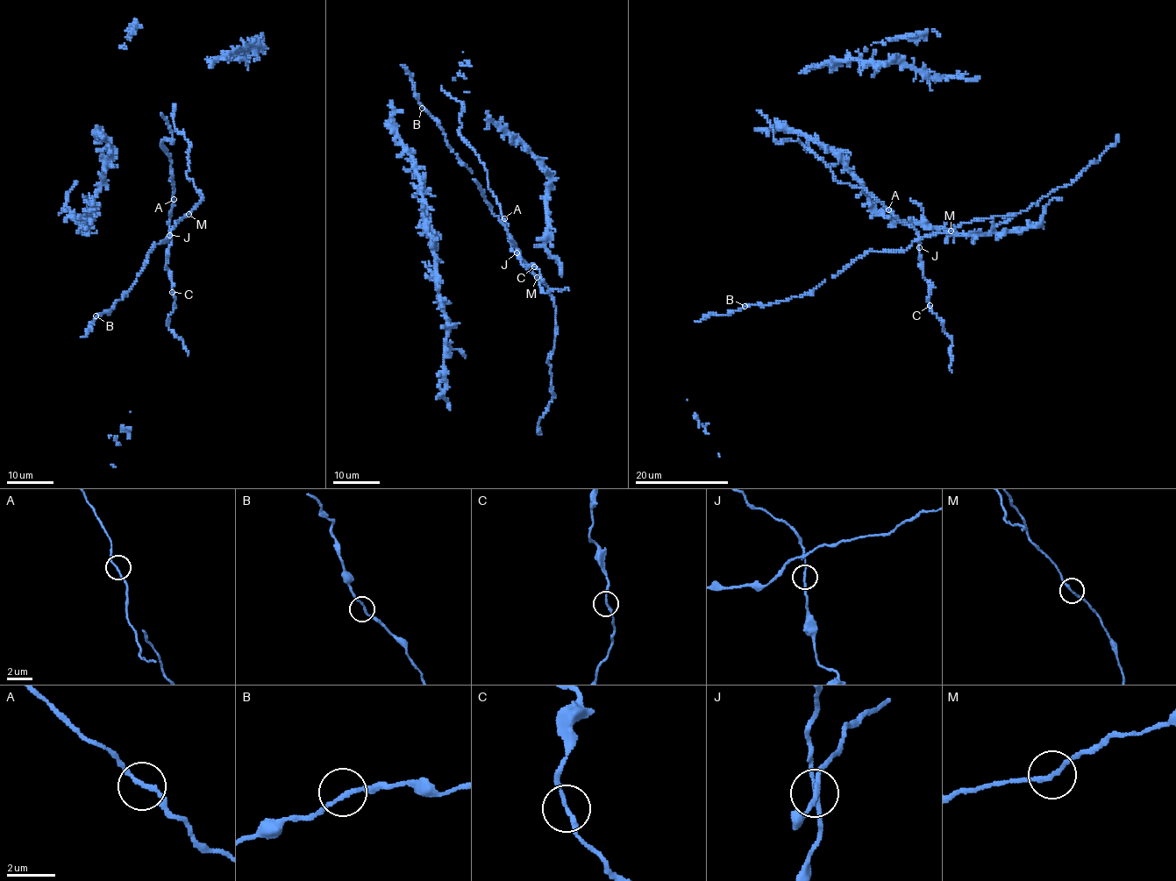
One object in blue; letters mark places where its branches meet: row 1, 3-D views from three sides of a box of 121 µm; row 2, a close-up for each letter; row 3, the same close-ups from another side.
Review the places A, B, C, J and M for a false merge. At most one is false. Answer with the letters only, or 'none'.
none

